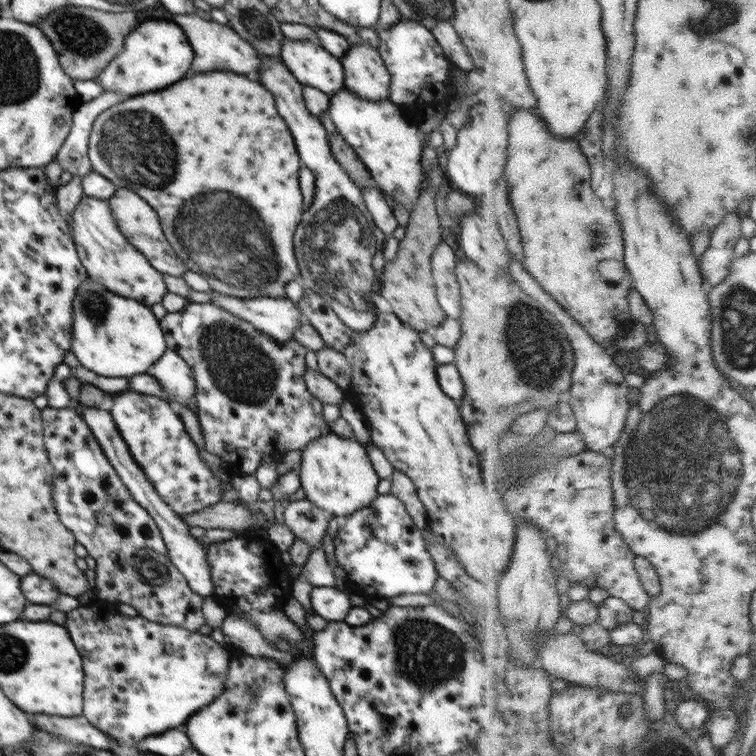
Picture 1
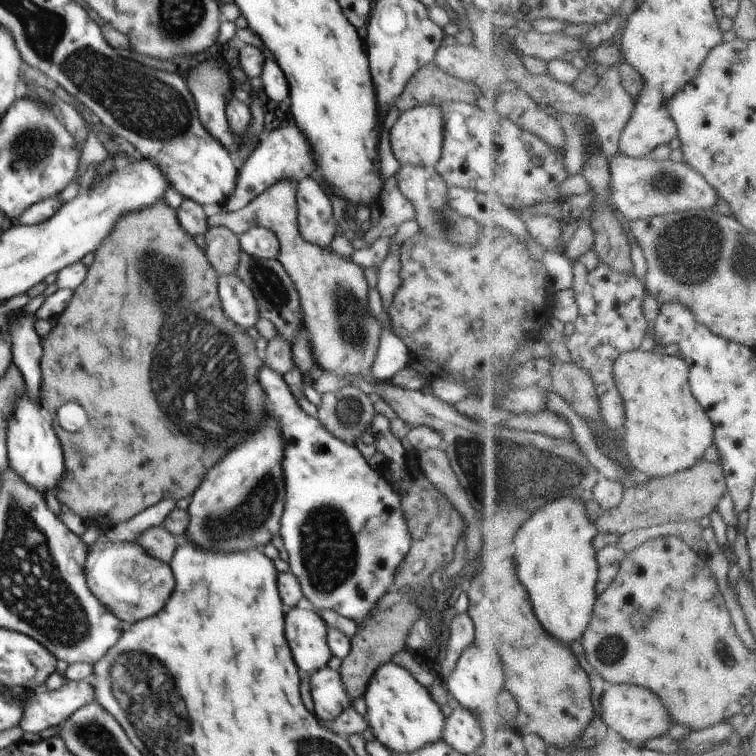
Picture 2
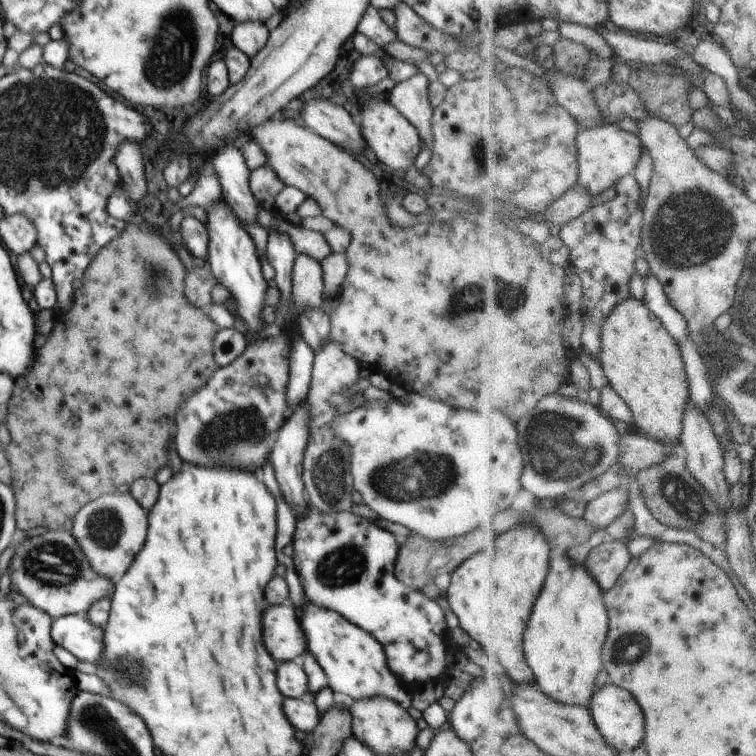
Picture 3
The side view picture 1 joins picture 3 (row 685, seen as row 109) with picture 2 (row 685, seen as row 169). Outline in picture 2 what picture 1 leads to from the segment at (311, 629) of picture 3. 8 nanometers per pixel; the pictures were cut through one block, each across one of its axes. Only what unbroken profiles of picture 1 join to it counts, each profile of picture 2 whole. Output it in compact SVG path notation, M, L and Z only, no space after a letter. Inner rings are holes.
M398 660L384 664L374 672L362 697L368 708L366 721L378 742L391 753L410 754L443 740L446 718L439 705L434 702L429 689L422 686Z

